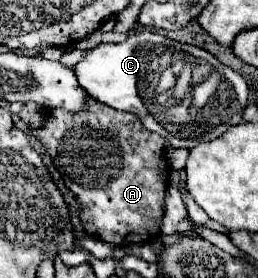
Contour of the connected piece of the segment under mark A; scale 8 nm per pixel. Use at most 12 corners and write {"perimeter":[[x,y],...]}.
{"perimeter":[[88,99],[30,133],[90,237],[160,233],[166,141]]}

